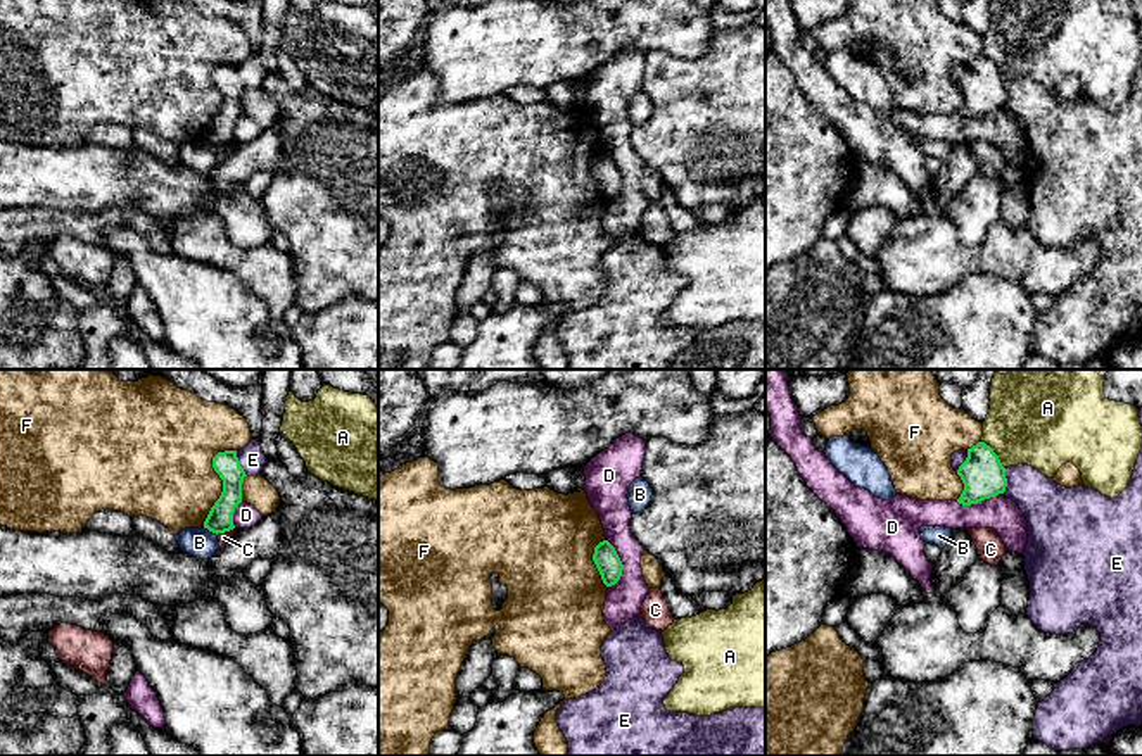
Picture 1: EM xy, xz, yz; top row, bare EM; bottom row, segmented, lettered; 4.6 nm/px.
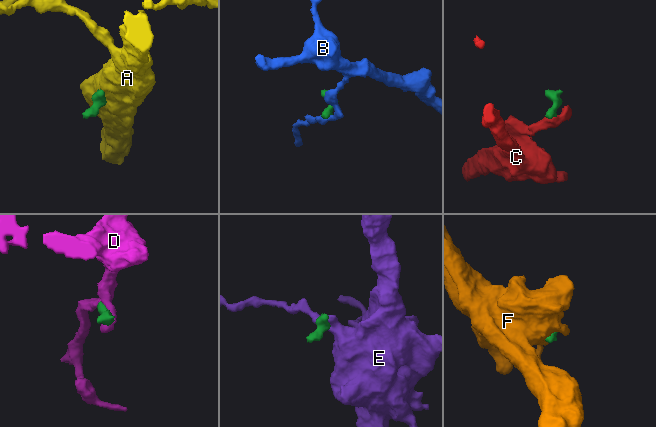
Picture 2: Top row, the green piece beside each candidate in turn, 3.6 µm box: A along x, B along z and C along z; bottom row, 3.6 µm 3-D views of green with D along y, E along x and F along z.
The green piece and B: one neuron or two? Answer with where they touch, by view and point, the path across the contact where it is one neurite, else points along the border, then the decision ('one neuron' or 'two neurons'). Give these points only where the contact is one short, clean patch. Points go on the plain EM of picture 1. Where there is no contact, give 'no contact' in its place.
xy (209, 144) | along xy (203, 140), (216, 149) | two neurons

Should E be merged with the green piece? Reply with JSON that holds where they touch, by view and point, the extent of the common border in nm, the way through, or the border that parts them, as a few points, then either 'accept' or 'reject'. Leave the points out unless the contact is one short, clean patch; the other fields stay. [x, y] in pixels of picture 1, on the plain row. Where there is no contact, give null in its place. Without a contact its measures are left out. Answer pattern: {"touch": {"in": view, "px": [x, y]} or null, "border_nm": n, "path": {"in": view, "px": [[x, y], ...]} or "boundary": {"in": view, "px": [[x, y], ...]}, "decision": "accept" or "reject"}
{"touch": {"in": "xy", "px": [239, 76]}, "border_nm": 130, "boundary": {"in": "xy", "px": [[235, 64], [247, 88]]}, "decision": "reject"}

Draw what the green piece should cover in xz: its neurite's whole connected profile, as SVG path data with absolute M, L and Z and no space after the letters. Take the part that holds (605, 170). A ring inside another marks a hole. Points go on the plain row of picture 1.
M603 154L594 161L593 174L606 200L615 198L620 193L624 178L608 154Z

